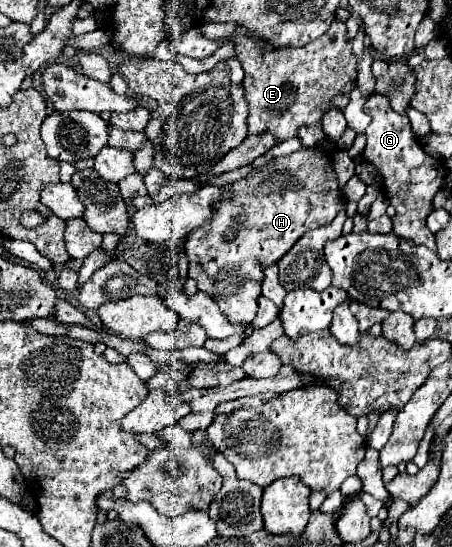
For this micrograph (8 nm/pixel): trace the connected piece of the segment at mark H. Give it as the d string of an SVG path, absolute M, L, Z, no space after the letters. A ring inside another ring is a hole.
M306 147L292 155L278 157L276 161L254 169L248 177L234 181L230 185L230 203L222 203L222 207L218 207L214 223L210 223L210 227L202 227L202 231L194 231L194 235L188 235L184 245L188 257L188 277L196 281L198 291L206 293L232 323L252 323L258 311L264 269L276 265L306 231L330 223L340 209L340 187L326 149Z

